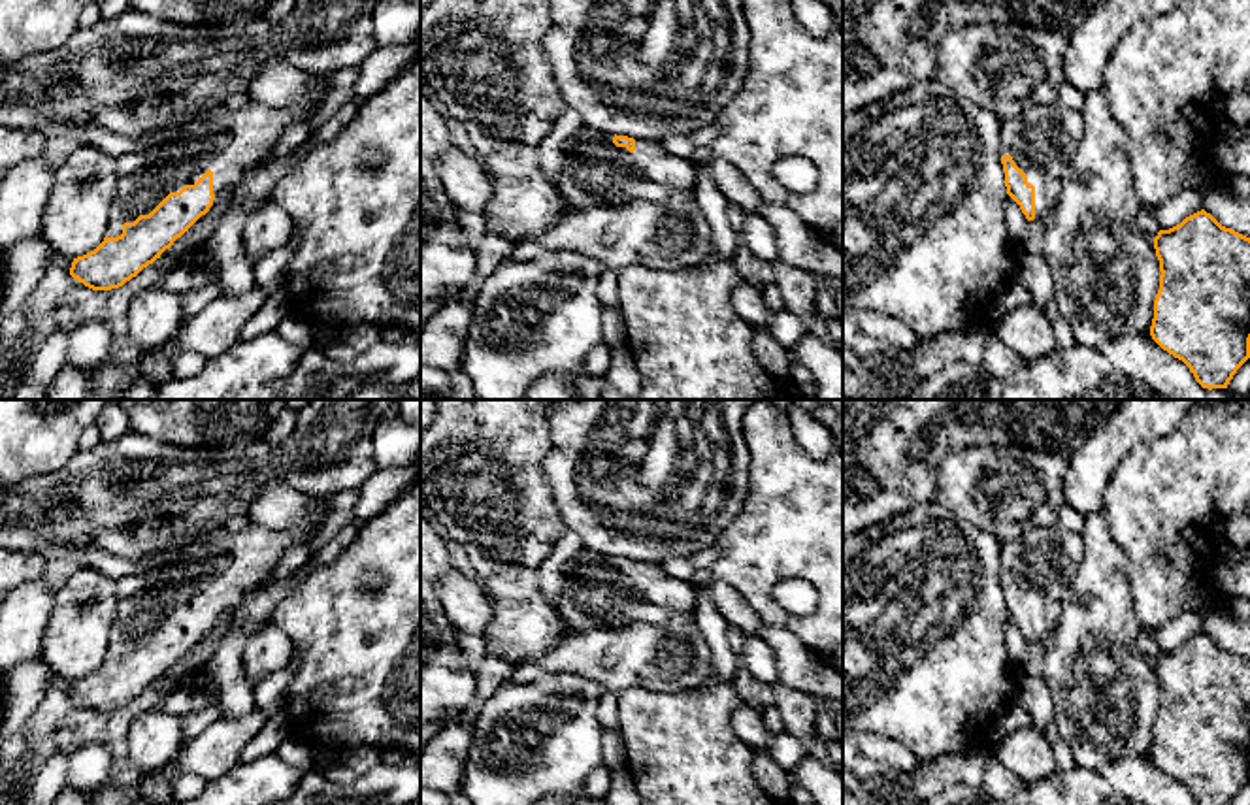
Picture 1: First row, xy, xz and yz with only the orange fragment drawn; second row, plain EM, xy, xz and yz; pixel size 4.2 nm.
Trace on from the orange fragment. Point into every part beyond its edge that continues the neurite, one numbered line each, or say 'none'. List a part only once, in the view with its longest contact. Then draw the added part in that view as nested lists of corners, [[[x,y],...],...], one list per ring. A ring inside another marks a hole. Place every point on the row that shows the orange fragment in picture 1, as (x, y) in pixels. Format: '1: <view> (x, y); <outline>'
1: xy (229, 142); [[[319,75],[309,96],[285,107],[219,106],[172,126],[145,151],[138,172],[119,177],[106,236],[121,236],[124,222],[149,215],[170,192],[194,185],[207,170],[215,198],[234,192],[275,151],[290,124],[311,121],[311,106],[330,90],[332,83]]]

